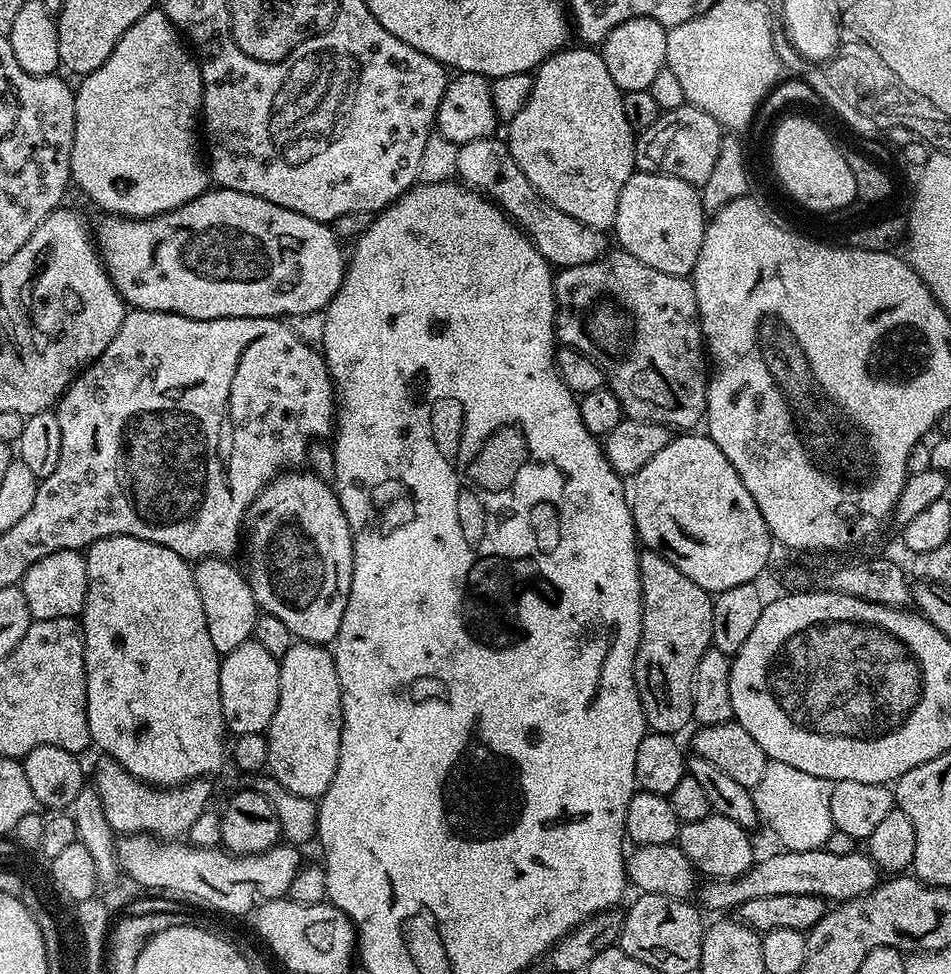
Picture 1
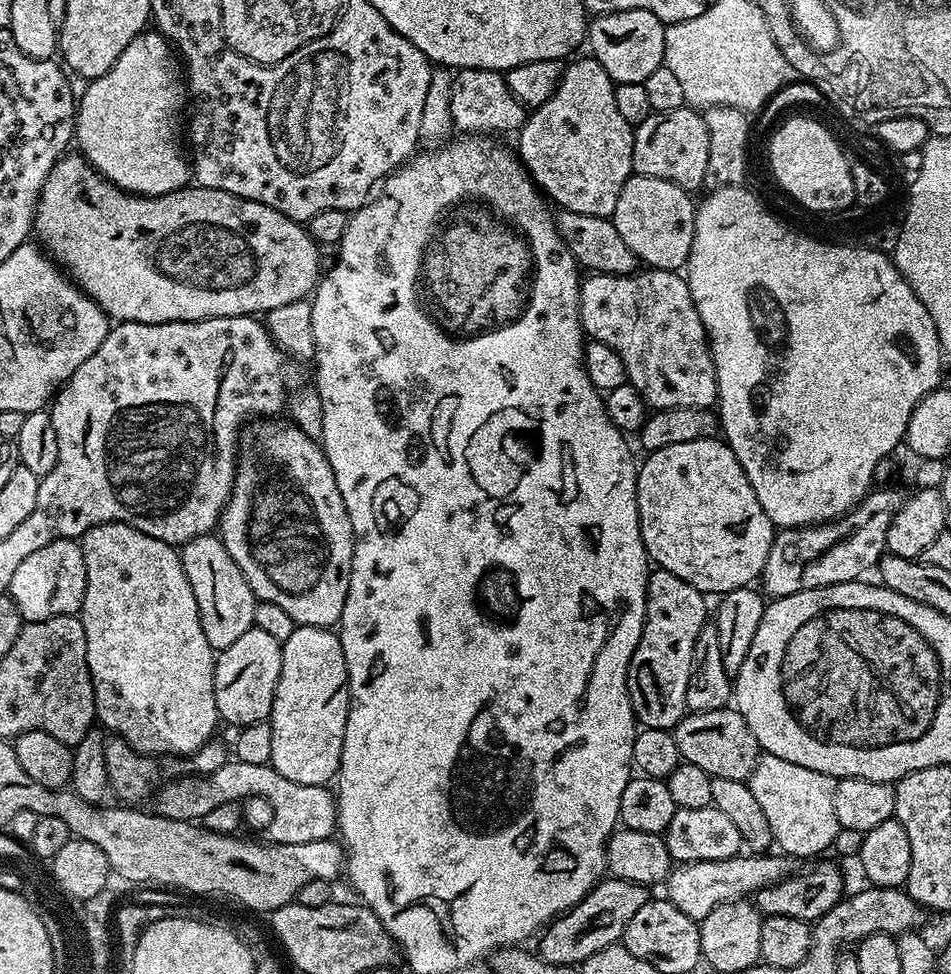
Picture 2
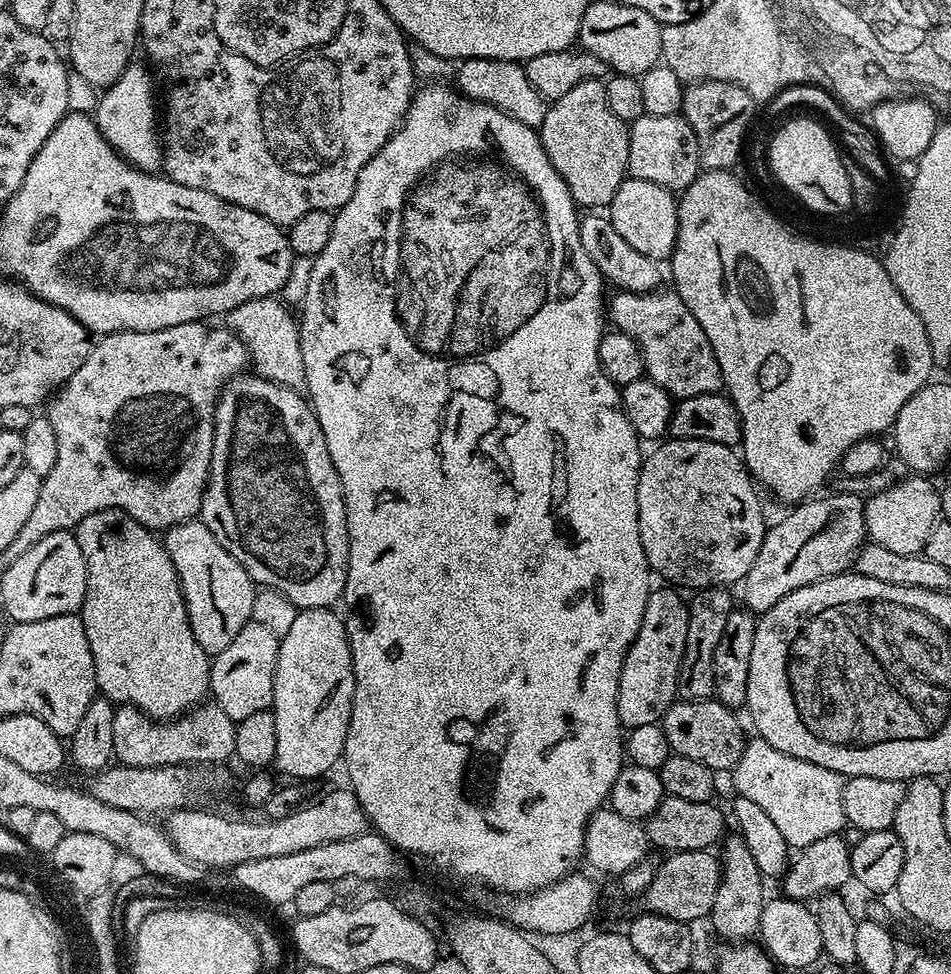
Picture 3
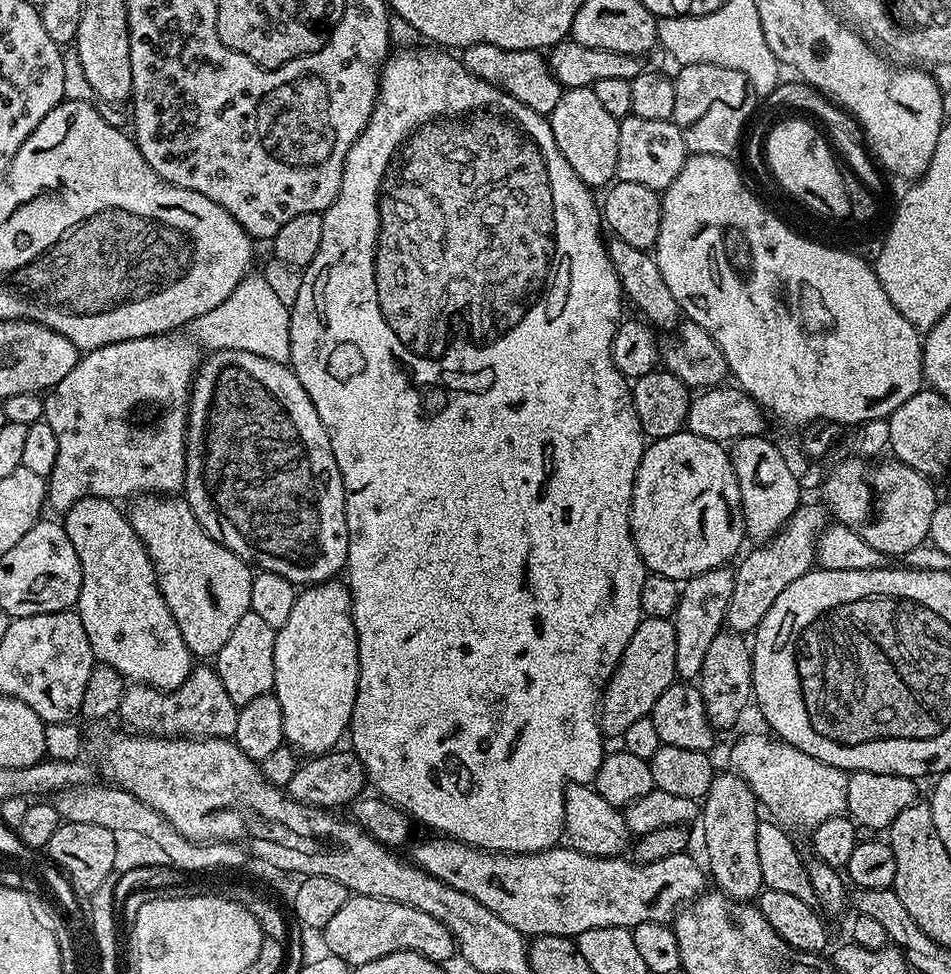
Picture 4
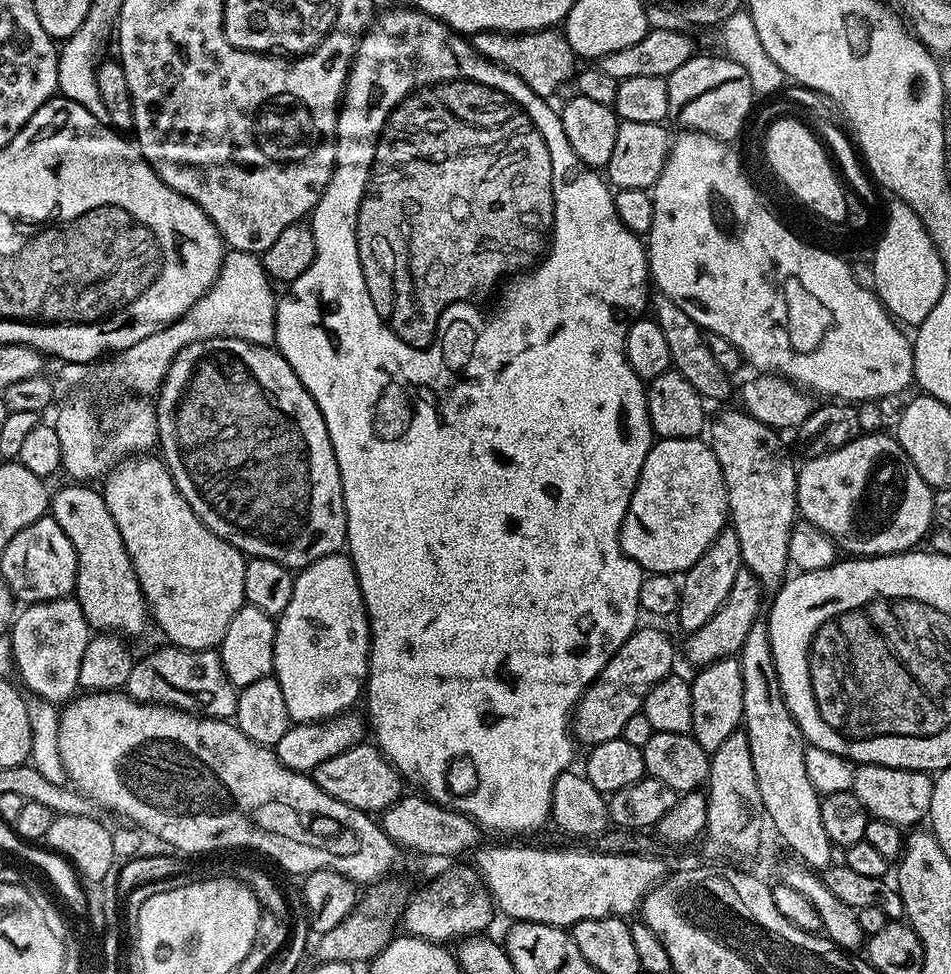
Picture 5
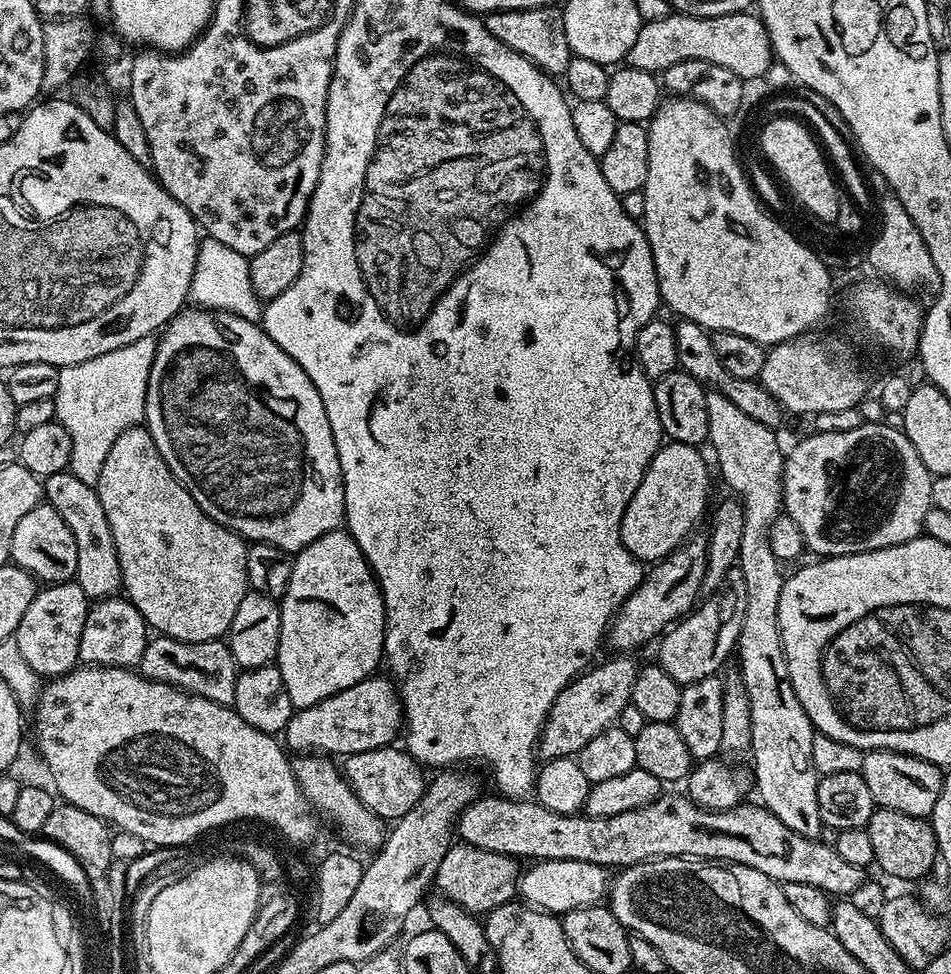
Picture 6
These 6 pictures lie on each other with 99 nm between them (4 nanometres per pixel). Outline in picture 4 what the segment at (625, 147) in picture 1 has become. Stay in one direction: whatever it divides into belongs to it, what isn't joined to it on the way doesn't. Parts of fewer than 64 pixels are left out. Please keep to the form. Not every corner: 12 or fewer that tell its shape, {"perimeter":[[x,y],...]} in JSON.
{"perimeter":[[591,88],[550,114],[554,142],[589,189],[613,183],[620,121]]}

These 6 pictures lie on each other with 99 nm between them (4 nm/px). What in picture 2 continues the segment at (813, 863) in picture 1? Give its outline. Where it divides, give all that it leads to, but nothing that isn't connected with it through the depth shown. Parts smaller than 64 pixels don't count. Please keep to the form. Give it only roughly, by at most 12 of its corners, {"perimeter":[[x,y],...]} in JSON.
{"perimeter":[[783,854],[677,863],[666,898],[701,921],[790,875]]}

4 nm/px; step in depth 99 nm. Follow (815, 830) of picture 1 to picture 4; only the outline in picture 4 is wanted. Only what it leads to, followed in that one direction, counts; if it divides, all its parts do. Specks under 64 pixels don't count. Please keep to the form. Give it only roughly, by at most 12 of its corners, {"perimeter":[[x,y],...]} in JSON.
{"perimeter":[[760,732],[737,738],[731,771],[761,801],[772,783],[800,824],[847,813],[849,773]]}

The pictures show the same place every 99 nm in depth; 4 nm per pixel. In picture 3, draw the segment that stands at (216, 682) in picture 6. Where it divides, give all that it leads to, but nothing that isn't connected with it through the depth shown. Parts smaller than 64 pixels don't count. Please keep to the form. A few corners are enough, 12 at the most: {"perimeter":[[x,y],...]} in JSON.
{"perimeter":[[215,702],[187,718],[114,714],[125,768],[235,757],[237,721]]}

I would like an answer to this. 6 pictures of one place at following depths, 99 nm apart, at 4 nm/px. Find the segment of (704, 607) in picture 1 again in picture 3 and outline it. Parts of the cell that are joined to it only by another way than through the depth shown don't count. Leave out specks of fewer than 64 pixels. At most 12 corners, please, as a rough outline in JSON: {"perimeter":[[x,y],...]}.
{"perimeter":[[649,591],[618,682],[628,730],[660,724],[678,696],[688,604]]}

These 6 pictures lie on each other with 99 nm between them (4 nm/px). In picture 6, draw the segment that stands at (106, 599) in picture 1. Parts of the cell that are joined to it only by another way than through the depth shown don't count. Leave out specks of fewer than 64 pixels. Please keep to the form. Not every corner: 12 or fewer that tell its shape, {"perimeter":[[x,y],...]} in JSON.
{"perimeter":[[66,471],[42,496],[78,546],[76,583],[93,601],[122,588],[96,489]]}

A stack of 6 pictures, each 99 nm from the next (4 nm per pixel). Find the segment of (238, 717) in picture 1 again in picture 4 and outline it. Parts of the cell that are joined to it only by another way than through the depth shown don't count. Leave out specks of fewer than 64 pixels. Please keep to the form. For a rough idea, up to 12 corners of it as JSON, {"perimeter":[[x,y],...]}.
{"perimeter":[[249,610],[214,667],[243,706],[274,689],[276,632]]}

